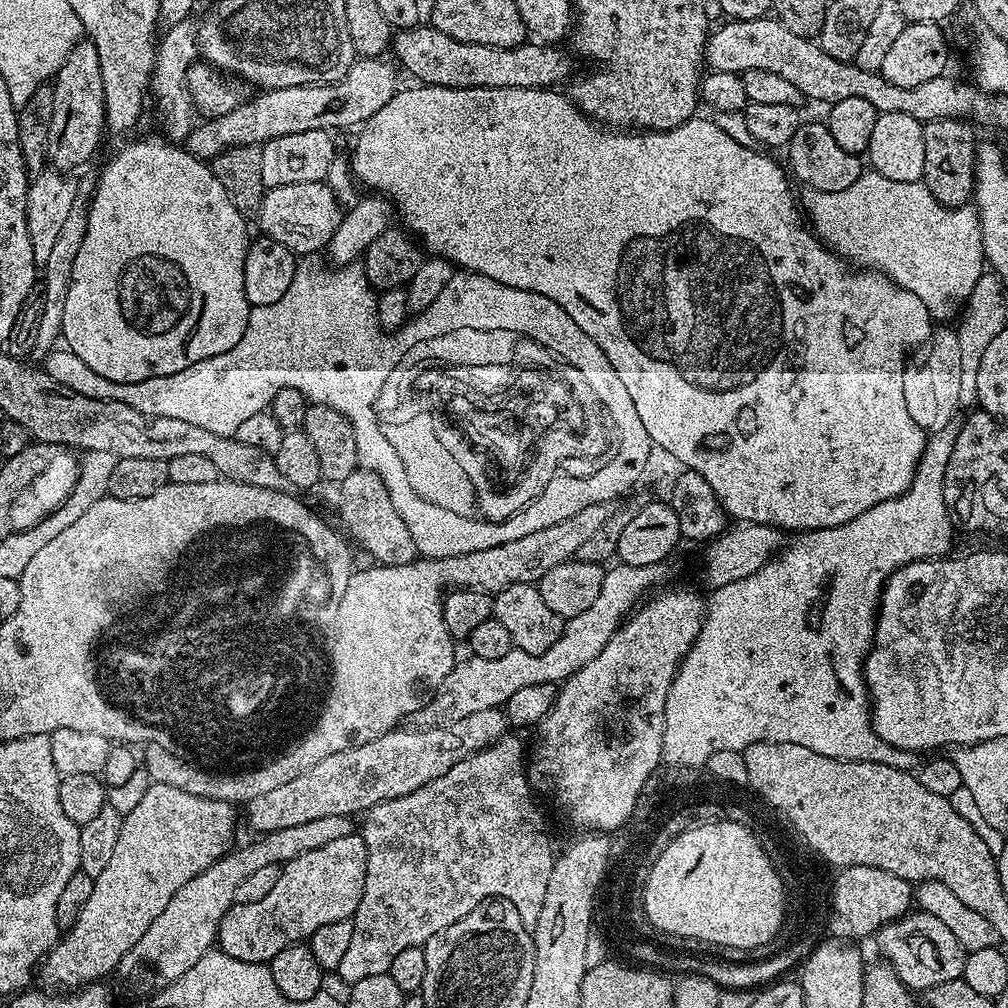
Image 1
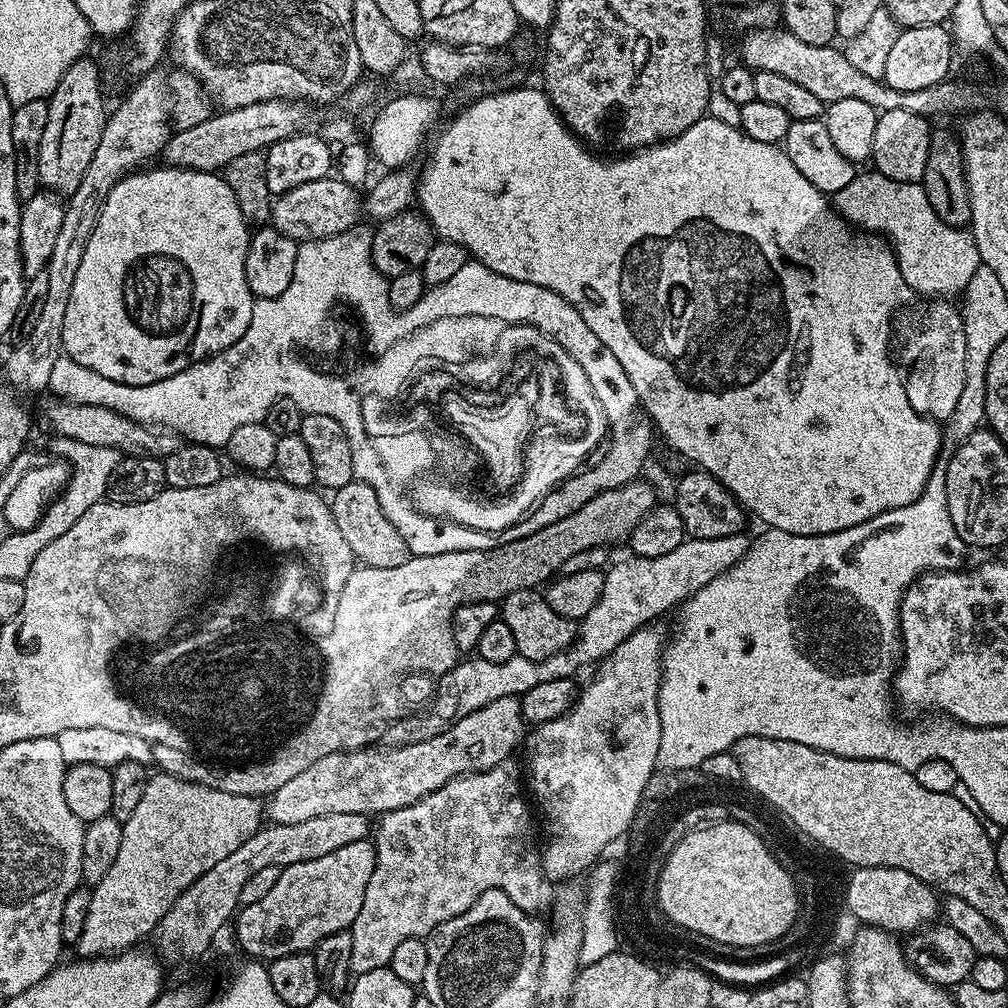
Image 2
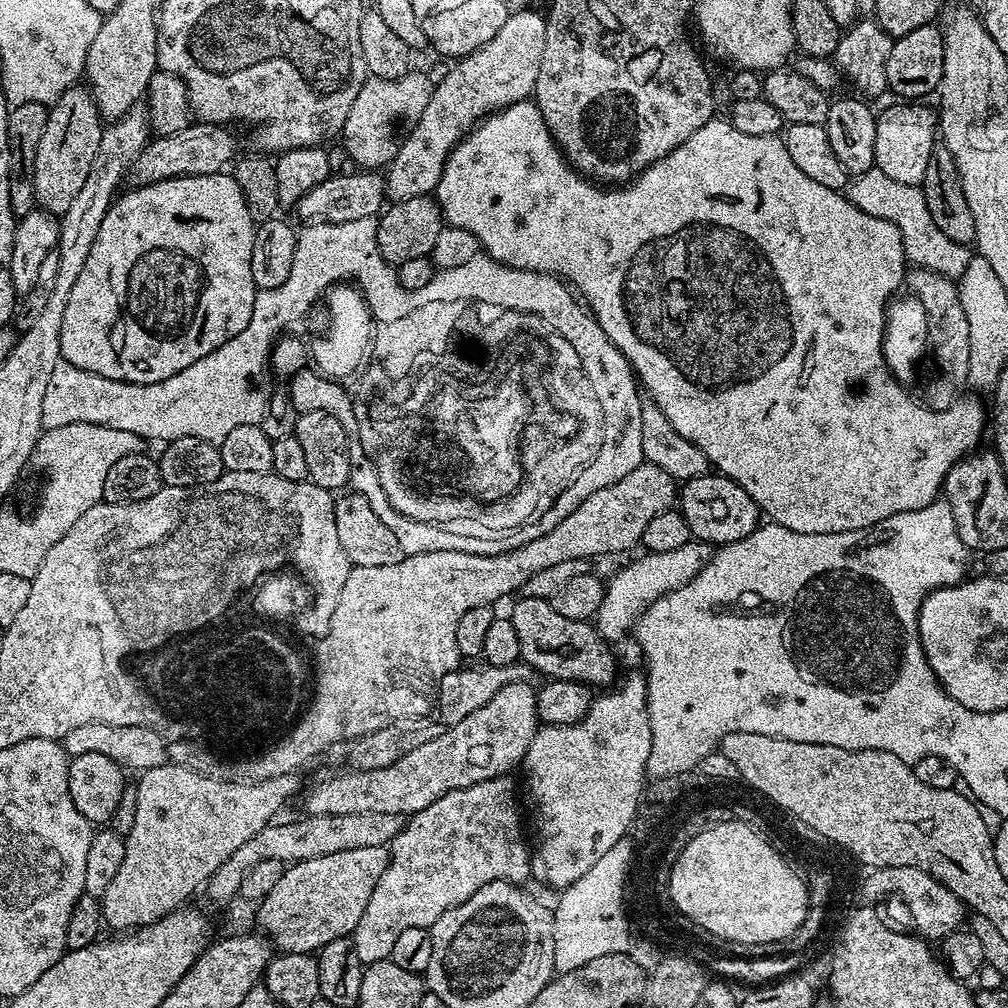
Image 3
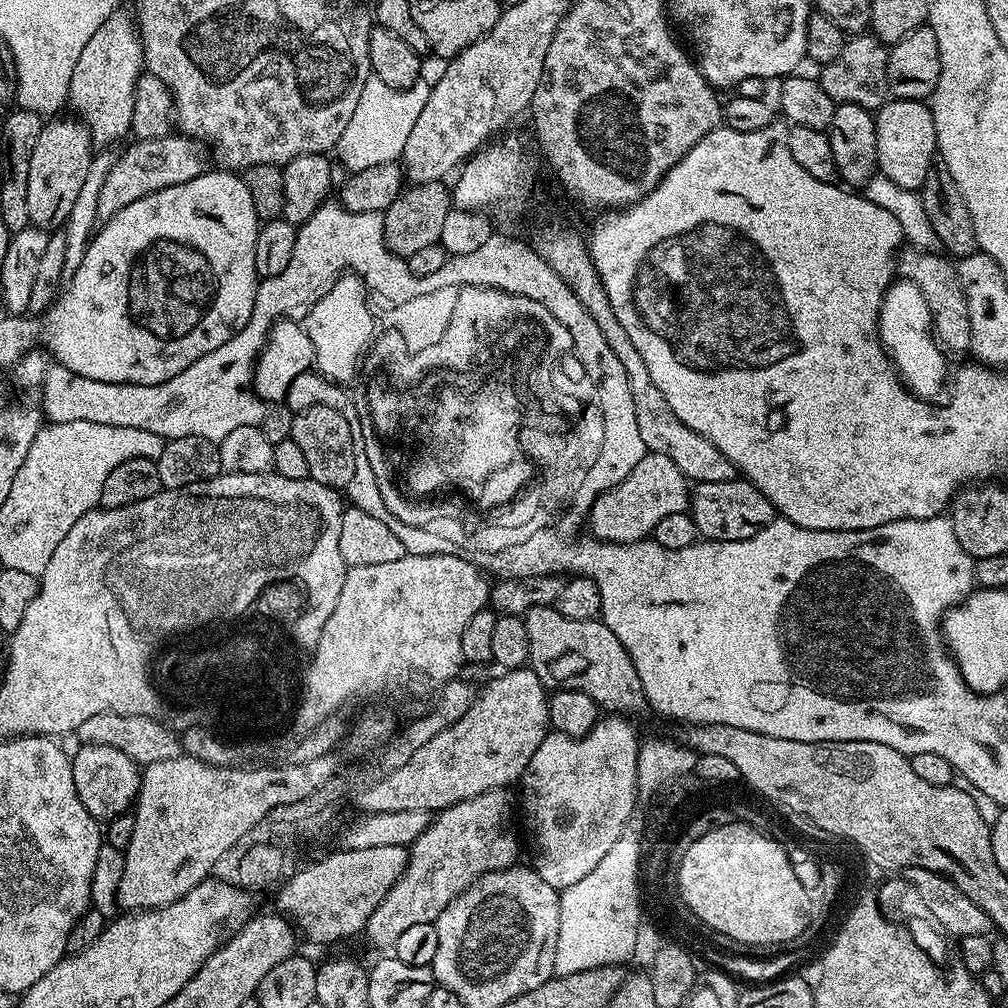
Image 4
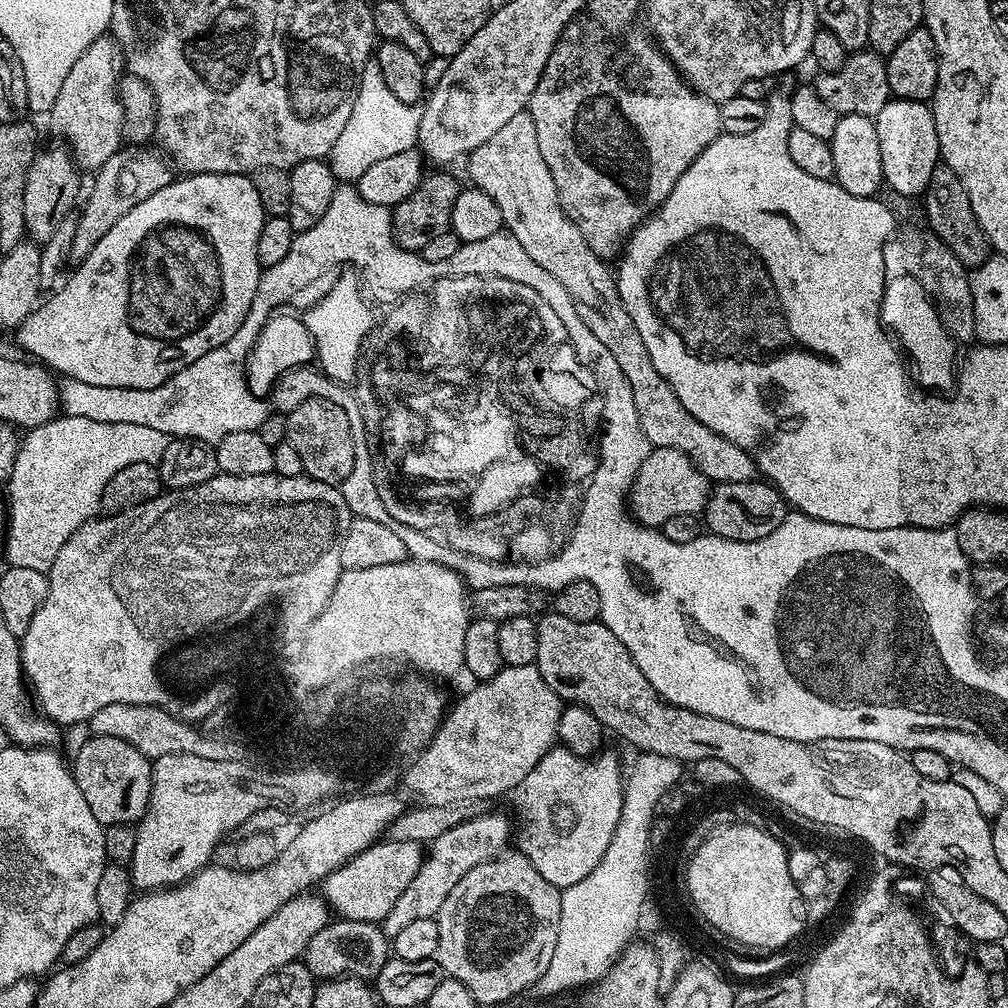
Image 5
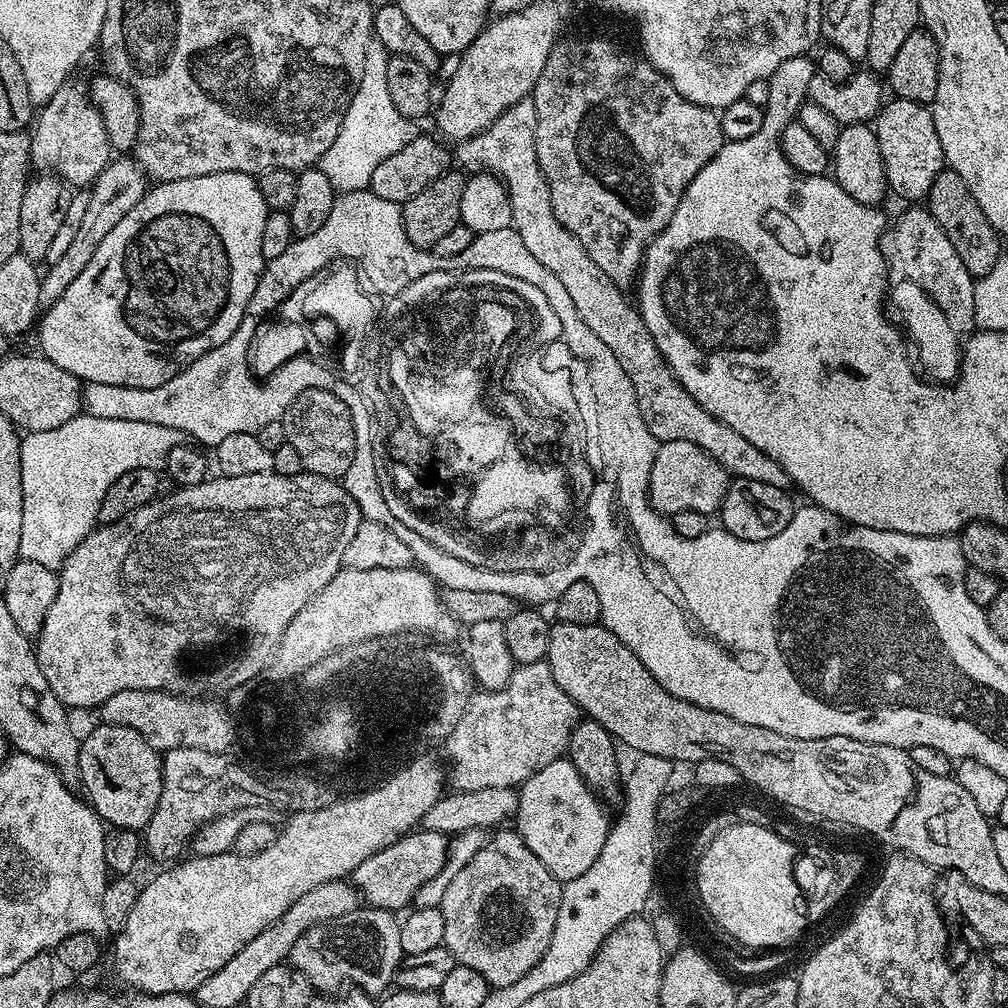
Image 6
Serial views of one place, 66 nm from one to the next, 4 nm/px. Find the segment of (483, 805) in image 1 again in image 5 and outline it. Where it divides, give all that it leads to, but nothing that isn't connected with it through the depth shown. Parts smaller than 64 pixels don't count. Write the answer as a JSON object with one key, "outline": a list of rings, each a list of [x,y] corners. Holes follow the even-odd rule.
{"outline":[[[484,812],[481,816],[480,813],[473,814],[458,826],[450,826],[450,830],[444,834],[438,834],[438,838],[427,845],[418,874],[414,874],[410,886],[402,890],[402,896],[398,902],[394,902],[390,914],[386,914],[382,922],[384,933],[391,938],[398,934],[398,930],[402,930],[402,926],[407,926],[417,918],[435,918],[442,910],[442,902],[446,902],[450,890],[454,890],[454,886],[458,886],[458,882],[462,882],[462,878],[466,878],[474,866],[485,864],[499,852],[505,851],[509,847],[508,840],[510,844],[508,820],[500,812]]]}

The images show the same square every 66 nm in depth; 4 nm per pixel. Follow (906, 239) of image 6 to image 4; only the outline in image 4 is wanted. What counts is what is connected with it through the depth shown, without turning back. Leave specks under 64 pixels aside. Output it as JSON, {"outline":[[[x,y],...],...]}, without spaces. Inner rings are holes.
{"outline":[[[908,246],[899,253],[896,272],[910,282],[914,282],[914,285],[922,290],[922,295],[926,298],[932,315],[932,331],[939,343],[949,353],[951,353],[950,351],[967,353],[972,347],[970,314],[968,313],[966,294],[962,290],[962,282],[956,273],[956,264],[939,251]]]}

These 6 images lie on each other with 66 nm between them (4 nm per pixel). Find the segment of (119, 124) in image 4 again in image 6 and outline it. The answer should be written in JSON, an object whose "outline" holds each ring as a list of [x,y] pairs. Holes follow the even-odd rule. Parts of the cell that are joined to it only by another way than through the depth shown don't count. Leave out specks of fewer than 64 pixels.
{"outline":[[[75,82],[62,85],[58,94],[54,94],[50,102],[42,105],[31,125],[30,135],[32,168],[51,170],[65,184],[76,190],[91,185],[114,156],[110,138],[106,138],[102,114],[93,104],[87,91],[83,87],[79,88]]]}

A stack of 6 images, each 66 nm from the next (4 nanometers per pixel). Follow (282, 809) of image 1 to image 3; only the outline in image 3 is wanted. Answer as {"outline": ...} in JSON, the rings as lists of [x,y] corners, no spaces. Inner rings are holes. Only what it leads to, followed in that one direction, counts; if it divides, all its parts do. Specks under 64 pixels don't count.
{"outline":[[[528,682],[507,684],[486,702],[486,706],[474,710],[474,714],[462,718],[453,728],[445,733],[430,738],[430,742],[422,742],[410,754],[405,754],[390,766],[381,768],[363,768],[352,772],[336,772],[333,776],[320,776],[303,793],[303,811],[310,816],[325,816],[326,814],[363,814],[366,810],[375,810],[381,814],[398,814],[402,817],[413,816],[415,812],[426,810],[430,802],[442,798],[450,790],[458,790],[466,786],[474,786],[478,782],[486,782],[490,778],[507,776],[513,770],[519,769],[524,762],[524,755],[534,738],[538,721],[536,719],[536,688]]]}

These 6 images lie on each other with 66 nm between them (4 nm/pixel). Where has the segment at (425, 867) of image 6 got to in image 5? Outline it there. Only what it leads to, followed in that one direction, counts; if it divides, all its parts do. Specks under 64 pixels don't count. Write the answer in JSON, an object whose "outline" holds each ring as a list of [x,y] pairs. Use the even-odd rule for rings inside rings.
{"outline":[[[381,839],[325,877],[322,881],[322,895],[337,917],[372,924],[383,922],[386,914],[390,914],[394,902],[398,902],[398,898],[402,896],[402,890],[406,890],[414,874],[418,874],[425,855],[425,849],[419,840],[398,842]]]}

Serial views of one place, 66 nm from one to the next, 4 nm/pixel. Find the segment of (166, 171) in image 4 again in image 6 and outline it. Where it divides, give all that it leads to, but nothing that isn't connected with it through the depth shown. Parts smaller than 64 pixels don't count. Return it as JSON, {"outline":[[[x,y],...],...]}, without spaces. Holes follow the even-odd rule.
{"outline":[[[113,158],[108,161],[102,174],[98,174],[98,178],[90,185],[86,211],[69,248],[62,254],[62,258],[58,258],[58,262],[48,264],[46,271],[40,277],[38,302],[41,309],[48,308],[54,302],[58,302],[58,298],[62,298],[66,286],[70,286],[70,282],[74,282],[74,278],[78,278],[78,274],[86,270],[90,258],[94,258],[94,250],[102,246],[102,238],[106,238],[106,234],[110,234],[110,230],[114,230],[114,226],[118,226],[118,222],[122,222],[122,218],[126,218],[126,214],[130,214],[134,206],[138,206],[138,202],[149,187],[149,177],[144,175],[144,169],[135,159]]]}

